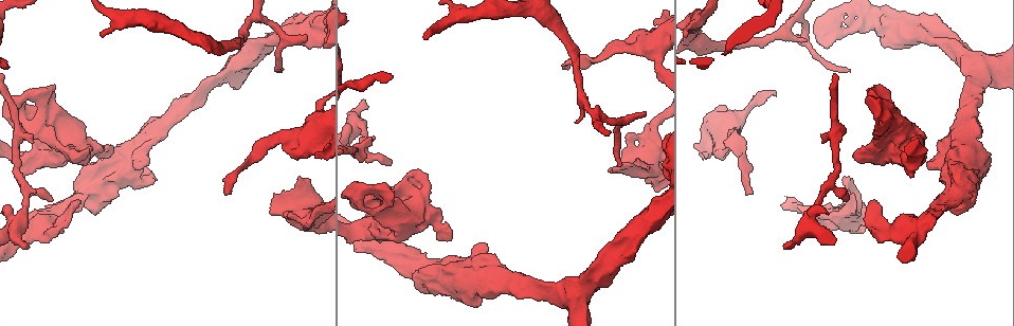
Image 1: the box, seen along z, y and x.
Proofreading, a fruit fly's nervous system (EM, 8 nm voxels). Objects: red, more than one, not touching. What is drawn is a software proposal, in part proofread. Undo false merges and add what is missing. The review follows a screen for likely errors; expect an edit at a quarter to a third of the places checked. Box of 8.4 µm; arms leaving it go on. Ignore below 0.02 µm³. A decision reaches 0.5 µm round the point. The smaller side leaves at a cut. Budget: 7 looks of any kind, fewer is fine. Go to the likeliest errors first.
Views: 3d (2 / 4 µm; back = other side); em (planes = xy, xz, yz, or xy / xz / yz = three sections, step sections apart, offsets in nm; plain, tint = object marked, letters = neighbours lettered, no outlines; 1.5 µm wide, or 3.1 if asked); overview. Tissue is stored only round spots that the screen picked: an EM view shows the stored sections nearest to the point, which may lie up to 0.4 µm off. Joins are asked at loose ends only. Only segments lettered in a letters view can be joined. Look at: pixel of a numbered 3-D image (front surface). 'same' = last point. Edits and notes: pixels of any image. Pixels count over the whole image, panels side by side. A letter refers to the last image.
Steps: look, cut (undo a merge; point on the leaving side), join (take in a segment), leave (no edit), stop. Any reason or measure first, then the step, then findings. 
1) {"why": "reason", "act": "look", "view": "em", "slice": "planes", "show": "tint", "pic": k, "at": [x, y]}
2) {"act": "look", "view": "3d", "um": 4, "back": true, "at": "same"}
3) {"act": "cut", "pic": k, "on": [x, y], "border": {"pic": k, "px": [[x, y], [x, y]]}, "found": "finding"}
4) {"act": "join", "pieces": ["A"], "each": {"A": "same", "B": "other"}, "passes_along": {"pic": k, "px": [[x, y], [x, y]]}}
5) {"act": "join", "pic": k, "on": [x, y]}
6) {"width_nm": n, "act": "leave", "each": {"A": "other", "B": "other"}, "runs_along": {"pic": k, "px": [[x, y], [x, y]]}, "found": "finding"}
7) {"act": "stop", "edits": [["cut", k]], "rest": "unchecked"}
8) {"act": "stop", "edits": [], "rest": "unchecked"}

{"why": "an open end", "act": "look", "view": "3d", "um": 2, "pic": 1, "at": [750, 193]}

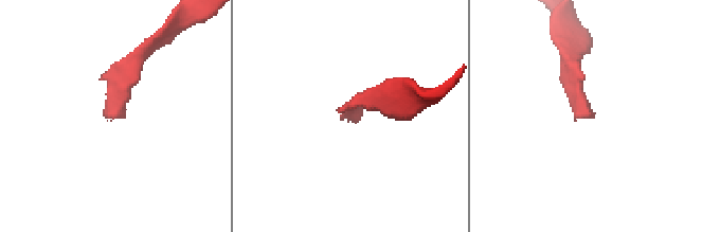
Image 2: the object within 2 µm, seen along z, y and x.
{"act": "look", "view": "em", "slice": "xy", "step": 4, "show": "tint", "pic": 2, "at": [591, 113]}

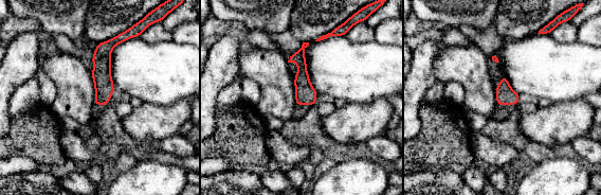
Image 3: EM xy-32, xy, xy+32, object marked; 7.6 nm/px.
{"act": "look", "view": "em", "slice": "xy", "step": 4, "show": "letters", "at": "same"}

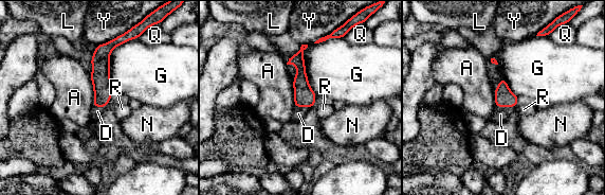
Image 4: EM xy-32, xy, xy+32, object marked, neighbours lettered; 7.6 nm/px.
{"act": "join", "pieces": ["D"], "each": {"A": "other", "D": "same", "G": "other", "L": "other", "N": "other", "Q": "other", "R": "other", "Y": "other"}, "found": "the neuron continues"}

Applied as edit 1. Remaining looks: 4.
{"act": "look", "view": "overview"}

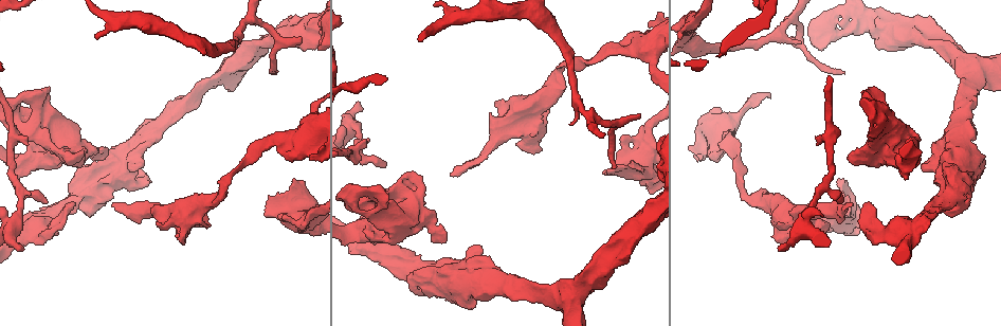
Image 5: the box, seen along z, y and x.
{"why": "free end", "act": "look", "view": "em", "slice": "yz", "step": 4, "show": "tint", "pic": 5, "at": [874, 86]}

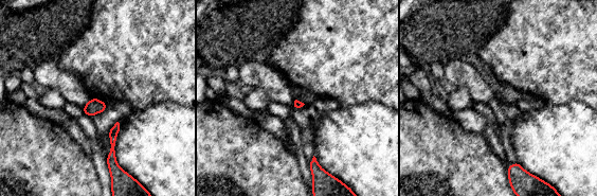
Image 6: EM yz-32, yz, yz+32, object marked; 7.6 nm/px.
{"act": "look", "view": "em", "slice": "xy", "step": 8, "show": "letters", "at": "same"}

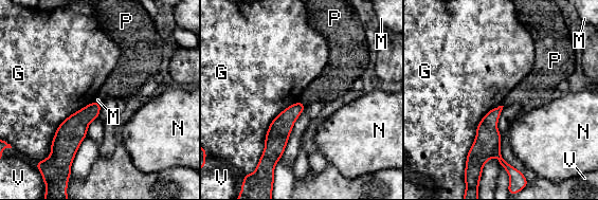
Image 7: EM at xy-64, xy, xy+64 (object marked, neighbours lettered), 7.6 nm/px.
{"longest_contact_nm": ["G", 550], "act": "leave", "each": {"G": "other", "M": "other", "N": "other", "P": "other", "V": "other"}, "border": {"pic": 7, "px": [[300, 101], [305, 105]]}, "found": "none of them fits"}

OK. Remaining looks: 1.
{"act": "stop", "edits": [["join", 4]], "rest": "unchecked"}

